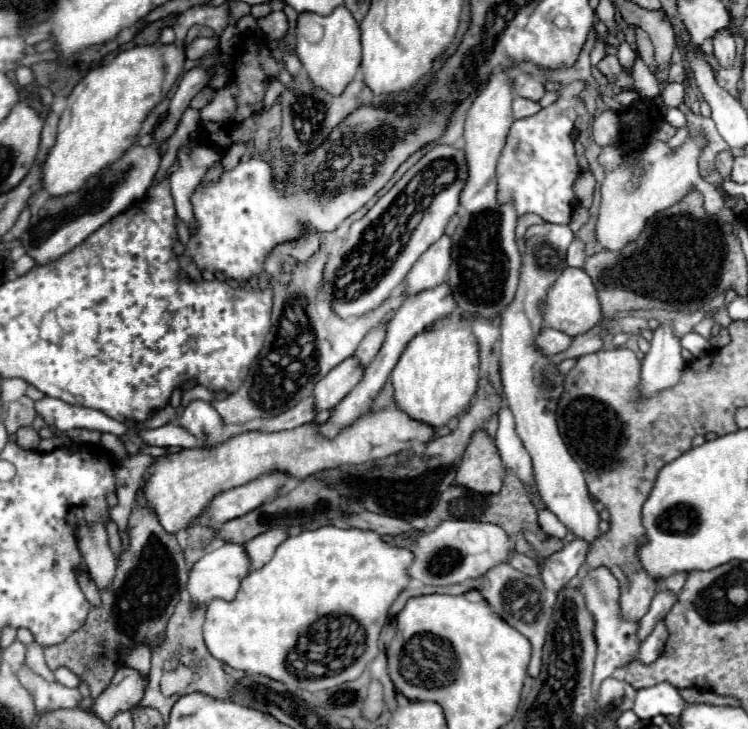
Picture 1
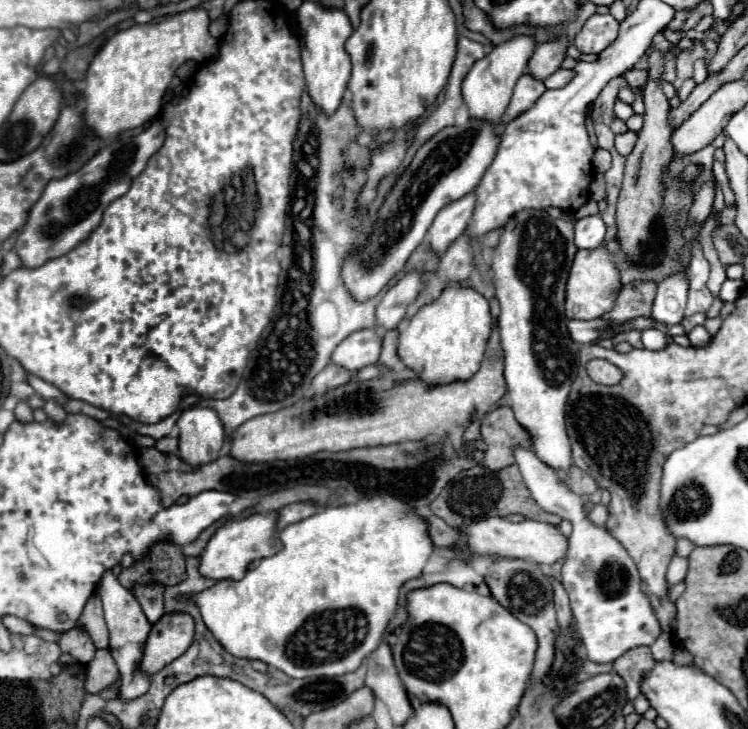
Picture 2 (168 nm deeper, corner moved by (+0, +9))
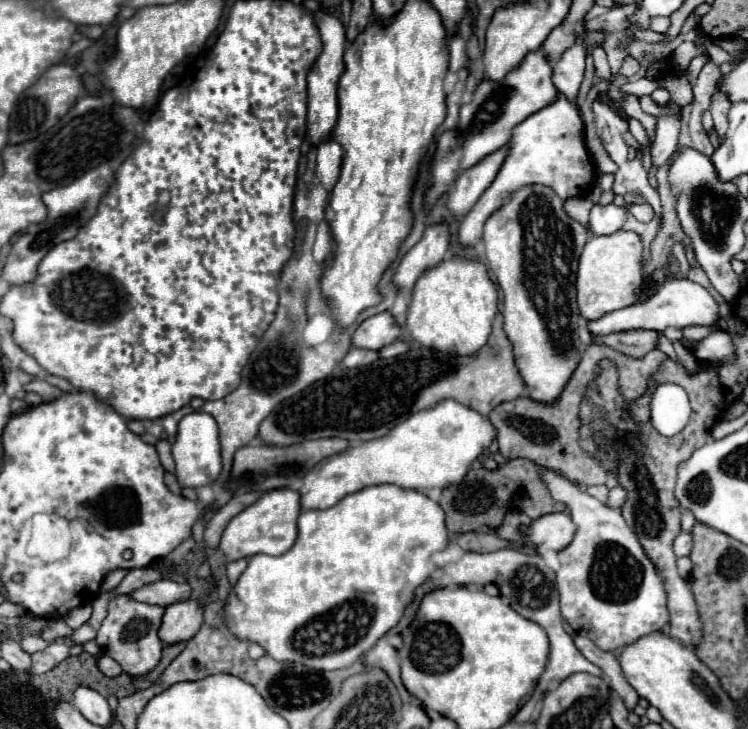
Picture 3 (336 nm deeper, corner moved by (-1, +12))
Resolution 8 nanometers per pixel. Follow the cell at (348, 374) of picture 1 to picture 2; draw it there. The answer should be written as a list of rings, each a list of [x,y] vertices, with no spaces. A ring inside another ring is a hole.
[[[360,329],[348,335],[332,353],[332,363],[342,365],[346,369],[364,369],[378,361],[382,349],[382,337],[378,329]]]

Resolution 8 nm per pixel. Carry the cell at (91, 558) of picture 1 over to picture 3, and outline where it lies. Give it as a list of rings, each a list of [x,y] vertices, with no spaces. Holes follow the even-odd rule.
[[[127,594],[125,596],[115,596],[109,602],[107,616],[105,616],[95,640],[101,646],[103,654],[111,656],[123,668],[125,674],[129,674],[129,676],[145,676],[161,660],[163,646],[161,646],[161,640],[157,638],[157,628],[161,624],[163,612],[165,612],[163,608],[137,602]],[[129,638],[135,638],[135,640],[129,640]]]

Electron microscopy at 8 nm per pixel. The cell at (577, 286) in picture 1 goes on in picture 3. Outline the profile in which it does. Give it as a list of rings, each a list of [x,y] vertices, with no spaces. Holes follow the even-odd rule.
[[[615,232],[611,236],[593,236],[587,240],[577,270],[577,306],[587,320],[597,320],[607,312],[631,306],[641,296],[651,296],[653,284],[643,278],[641,238],[635,232]]]

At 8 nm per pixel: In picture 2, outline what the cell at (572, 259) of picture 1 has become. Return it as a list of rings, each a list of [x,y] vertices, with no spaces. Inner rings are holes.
[[[600,215],[582,217],[576,221],[576,247],[578,249],[596,249],[604,243],[606,225]]]

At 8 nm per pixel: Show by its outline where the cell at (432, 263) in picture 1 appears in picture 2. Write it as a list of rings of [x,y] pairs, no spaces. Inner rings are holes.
[[[464,195],[462,199],[456,199],[454,203],[448,203],[434,219],[432,227],[426,233],[426,243],[432,245],[436,253],[444,253],[448,245],[462,235],[468,221],[472,219],[476,205],[476,195]]]

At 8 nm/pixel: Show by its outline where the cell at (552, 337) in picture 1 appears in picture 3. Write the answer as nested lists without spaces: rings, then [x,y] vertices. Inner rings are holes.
[[[667,278],[665,284],[663,284],[663,288],[655,296],[651,296],[647,302],[643,302],[643,304],[631,304],[627,308],[609,312],[607,316],[591,320],[587,324],[587,328],[589,328],[591,334],[607,336],[607,334],[625,332],[625,330],[637,330],[637,328],[663,332],[667,326],[675,326],[675,328],[711,326],[717,320],[719,320],[719,316],[717,316],[717,302],[713,300],[713,296],[701,284],[695,284],[695,282],[687,280],[687,278],[683,278],[683,280],[671,280],[671,278]]]

